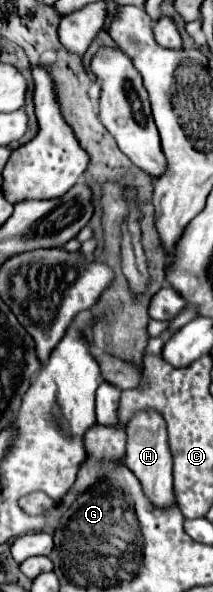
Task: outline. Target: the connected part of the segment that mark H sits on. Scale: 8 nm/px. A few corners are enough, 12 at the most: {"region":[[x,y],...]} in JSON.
{"region":[[154,410],[126,424],[128,468],[144,494],[170,506],[172,452]]}

